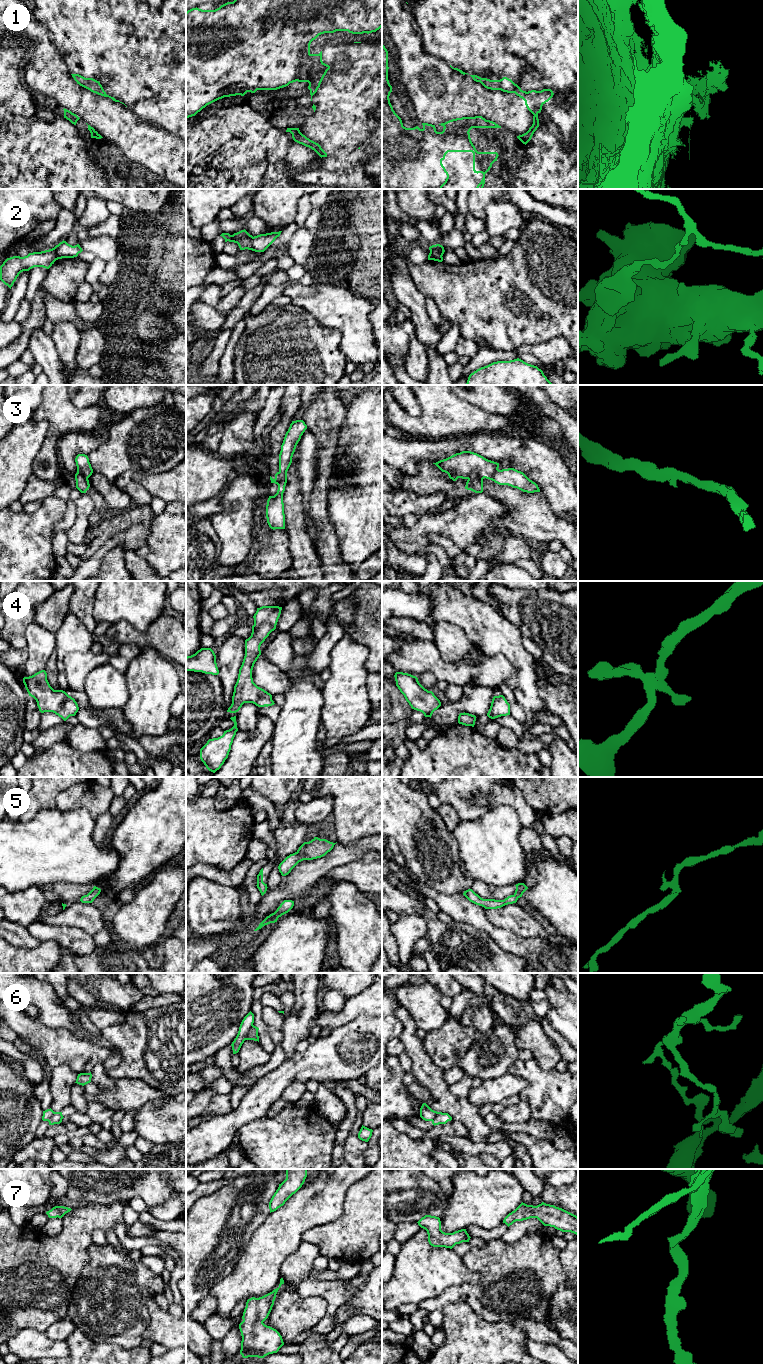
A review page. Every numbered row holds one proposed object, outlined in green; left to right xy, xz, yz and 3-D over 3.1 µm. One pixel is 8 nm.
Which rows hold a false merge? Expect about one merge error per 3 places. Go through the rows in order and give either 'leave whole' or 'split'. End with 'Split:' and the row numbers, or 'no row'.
1: split
2: split
3: split
4: leave whole
5: leave whole
6: split
7: leave whole
Split: 1, 2, 3, 6

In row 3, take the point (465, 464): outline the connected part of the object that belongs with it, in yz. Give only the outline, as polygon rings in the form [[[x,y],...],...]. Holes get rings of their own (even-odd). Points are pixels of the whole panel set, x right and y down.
[[[471,451],[456,453],[433,464],[447,473],[453,481],[458,478],[469,479],[477,475],[482,479],[486,478],[499,485],[508,485],[523,492],[540,492],[538,485],[523,472],[514,468],[499,470],[499,463]]]

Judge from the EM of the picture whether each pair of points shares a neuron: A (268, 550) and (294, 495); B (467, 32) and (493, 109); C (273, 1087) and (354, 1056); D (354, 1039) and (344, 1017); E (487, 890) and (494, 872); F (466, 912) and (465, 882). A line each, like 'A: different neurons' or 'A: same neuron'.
A: different neurons
B: same neuron
C: same neuron
D: different neurons
E: different neurons
F: different neurons

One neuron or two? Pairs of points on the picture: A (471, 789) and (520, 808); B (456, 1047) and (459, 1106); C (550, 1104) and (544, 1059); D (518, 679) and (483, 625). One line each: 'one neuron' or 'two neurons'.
A: one neuron
B: two neurons
C: two neurons
D: one neuron

